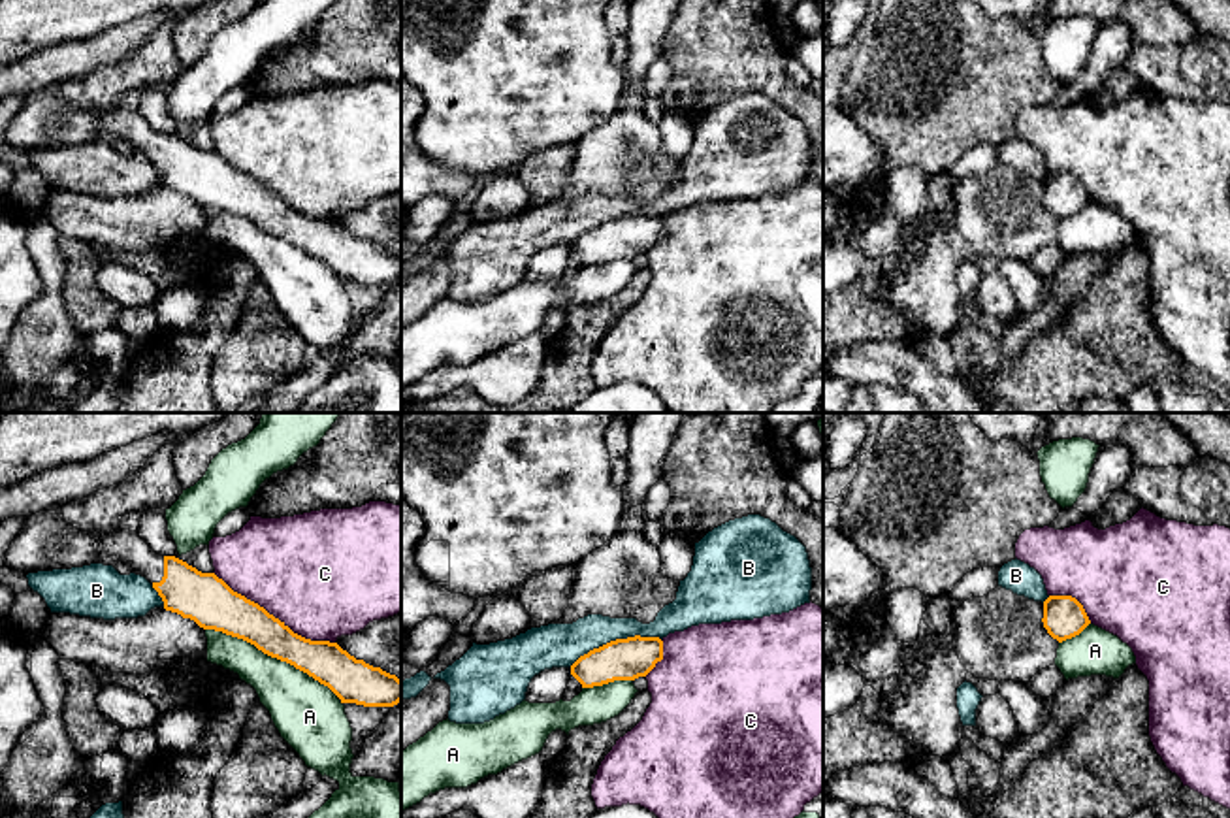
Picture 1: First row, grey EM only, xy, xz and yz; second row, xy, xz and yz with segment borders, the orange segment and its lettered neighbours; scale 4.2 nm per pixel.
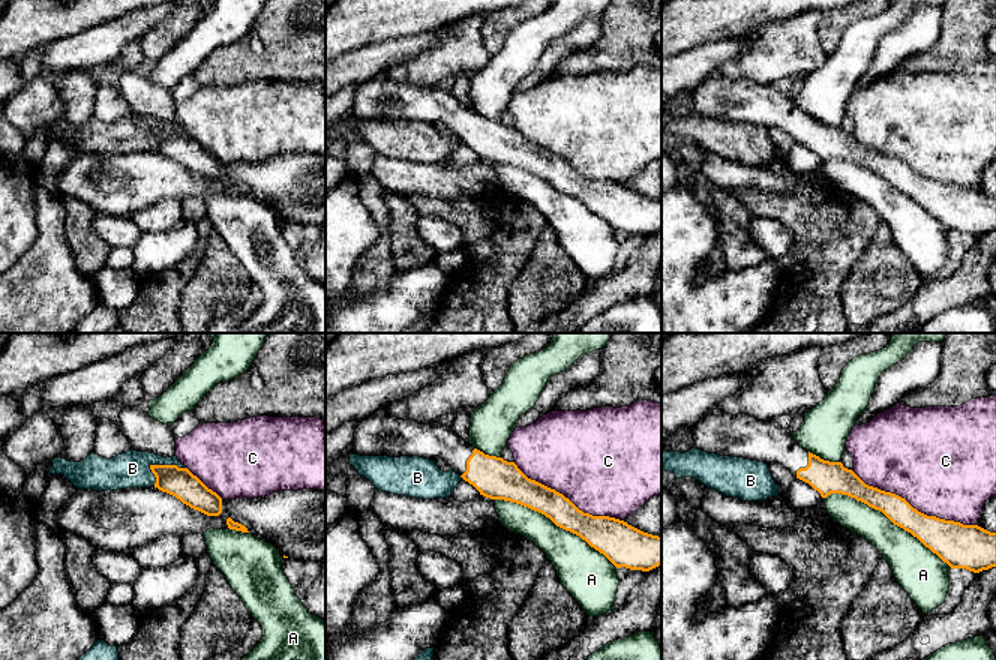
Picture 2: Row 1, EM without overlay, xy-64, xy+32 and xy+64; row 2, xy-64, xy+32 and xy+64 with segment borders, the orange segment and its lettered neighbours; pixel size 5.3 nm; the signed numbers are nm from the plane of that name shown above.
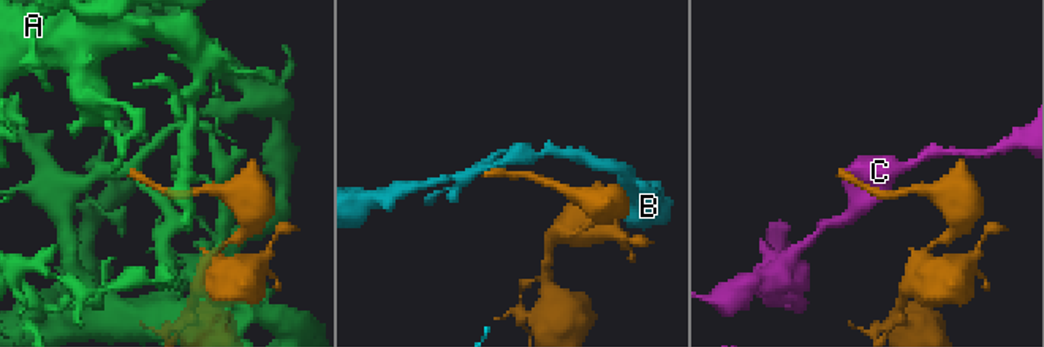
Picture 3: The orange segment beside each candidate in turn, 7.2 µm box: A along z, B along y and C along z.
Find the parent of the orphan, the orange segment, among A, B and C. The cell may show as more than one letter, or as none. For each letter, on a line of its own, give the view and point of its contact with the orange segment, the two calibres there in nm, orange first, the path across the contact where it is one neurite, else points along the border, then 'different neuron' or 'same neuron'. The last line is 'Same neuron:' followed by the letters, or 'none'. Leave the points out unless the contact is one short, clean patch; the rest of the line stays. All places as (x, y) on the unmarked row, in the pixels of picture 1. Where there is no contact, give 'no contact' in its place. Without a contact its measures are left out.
A: xy (275, 234) | 180/260 nm | different neuron
B: xz (616, 217) | 180/190 nm | along xz (660, 215), (616, 215), (590, 227), (569, 244) | different neuron
C: xy (272, 193) | 200/500 nm | different neuron
Same neuron: none

